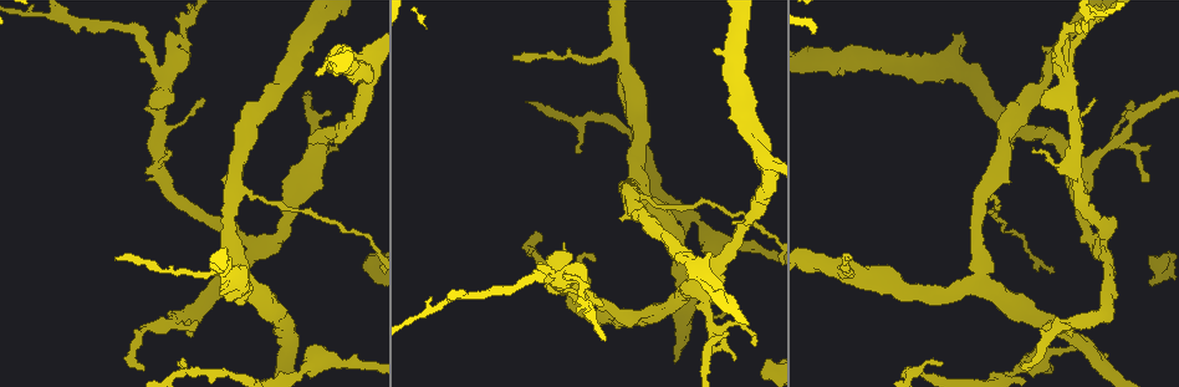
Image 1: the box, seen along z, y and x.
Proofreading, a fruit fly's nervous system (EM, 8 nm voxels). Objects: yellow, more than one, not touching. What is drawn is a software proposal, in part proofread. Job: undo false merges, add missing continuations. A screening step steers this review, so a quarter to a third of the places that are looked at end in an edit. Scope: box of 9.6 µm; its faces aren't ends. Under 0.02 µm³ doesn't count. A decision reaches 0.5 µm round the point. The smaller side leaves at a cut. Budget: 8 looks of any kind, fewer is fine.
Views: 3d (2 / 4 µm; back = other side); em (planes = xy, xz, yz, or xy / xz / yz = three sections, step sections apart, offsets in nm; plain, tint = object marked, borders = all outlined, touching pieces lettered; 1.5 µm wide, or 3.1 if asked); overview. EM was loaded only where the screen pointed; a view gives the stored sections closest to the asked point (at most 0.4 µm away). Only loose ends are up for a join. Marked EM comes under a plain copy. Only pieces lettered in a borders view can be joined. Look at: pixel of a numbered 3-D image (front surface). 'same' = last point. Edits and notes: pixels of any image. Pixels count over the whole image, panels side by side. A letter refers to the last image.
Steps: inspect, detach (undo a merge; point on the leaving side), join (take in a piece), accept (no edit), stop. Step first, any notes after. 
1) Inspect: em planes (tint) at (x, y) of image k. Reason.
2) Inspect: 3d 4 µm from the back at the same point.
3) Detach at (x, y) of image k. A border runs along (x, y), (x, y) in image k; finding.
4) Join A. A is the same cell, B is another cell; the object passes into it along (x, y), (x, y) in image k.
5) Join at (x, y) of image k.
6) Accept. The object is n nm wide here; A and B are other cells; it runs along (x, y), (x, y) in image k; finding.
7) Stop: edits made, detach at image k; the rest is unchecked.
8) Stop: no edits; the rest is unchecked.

Inspect: em planes (tint) at (64, 17) of image 1.

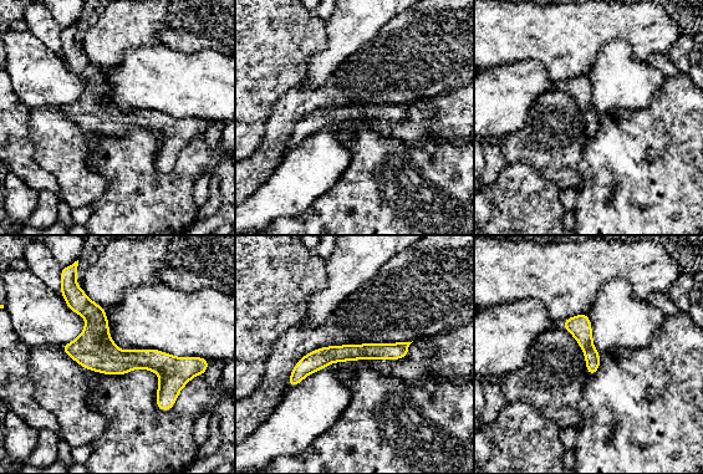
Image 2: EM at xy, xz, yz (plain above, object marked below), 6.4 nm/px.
Inspect: em planes (borders) at the same point.

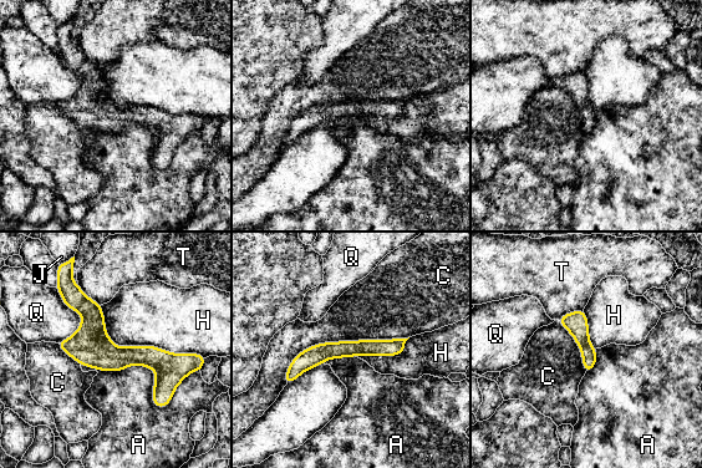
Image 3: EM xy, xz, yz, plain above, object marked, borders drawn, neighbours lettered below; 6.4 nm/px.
Accept. The longest contact is with C, 850 nm; A, C, H, J, Q and T are other cells; one neuron here.

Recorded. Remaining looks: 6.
Inspect: 3d 2 µm at (171, 33) of image 1. Thick end.

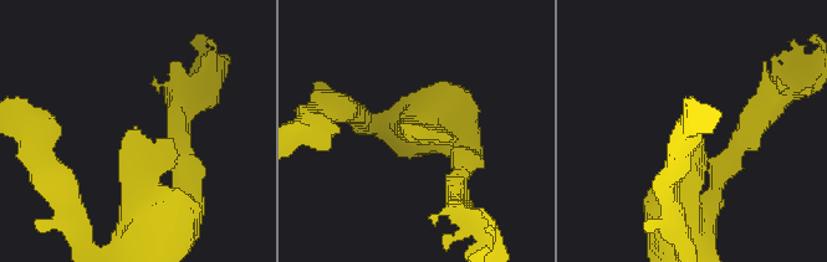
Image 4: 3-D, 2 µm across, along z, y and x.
Inspect: em xz step 4 (tint) at (414, 139) of image 4. Shape alone is not enough.

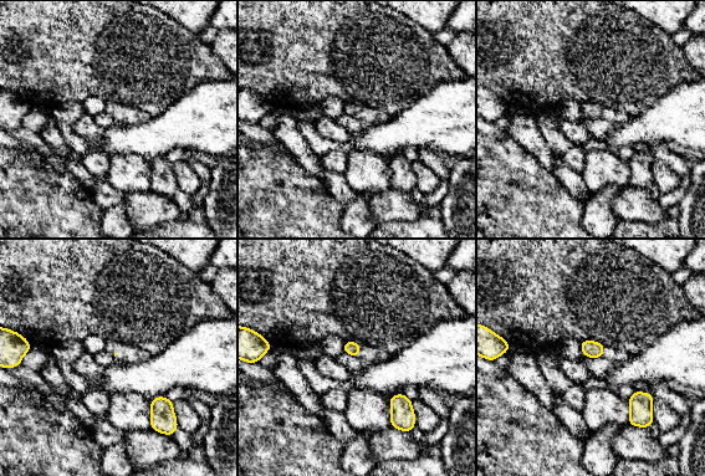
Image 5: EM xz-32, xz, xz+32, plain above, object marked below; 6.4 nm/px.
Inspect: em planes (borders) at the same point.

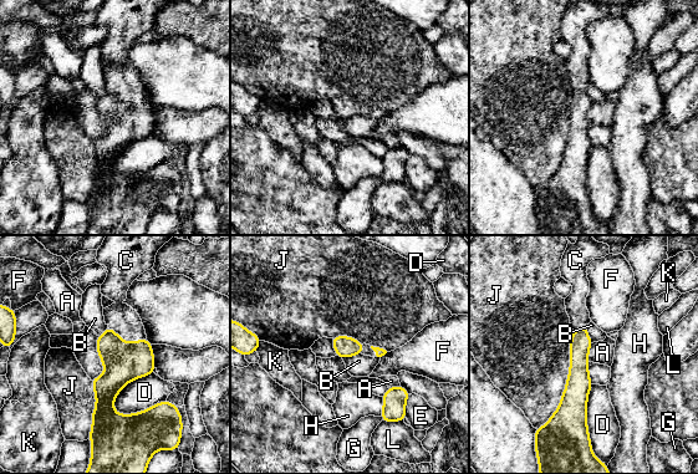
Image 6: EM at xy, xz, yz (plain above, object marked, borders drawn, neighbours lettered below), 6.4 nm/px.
Join at (121, 317) of image 6. C is the same cell, A, B, D, E, F, G, H, J, K and L are other cells; the object passes into it along (131, 361), (126, 342), (121, 317) in image 6; it goes on there.

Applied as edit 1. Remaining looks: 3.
Stop: edits made, join at image 6; the rest is unchecked.

